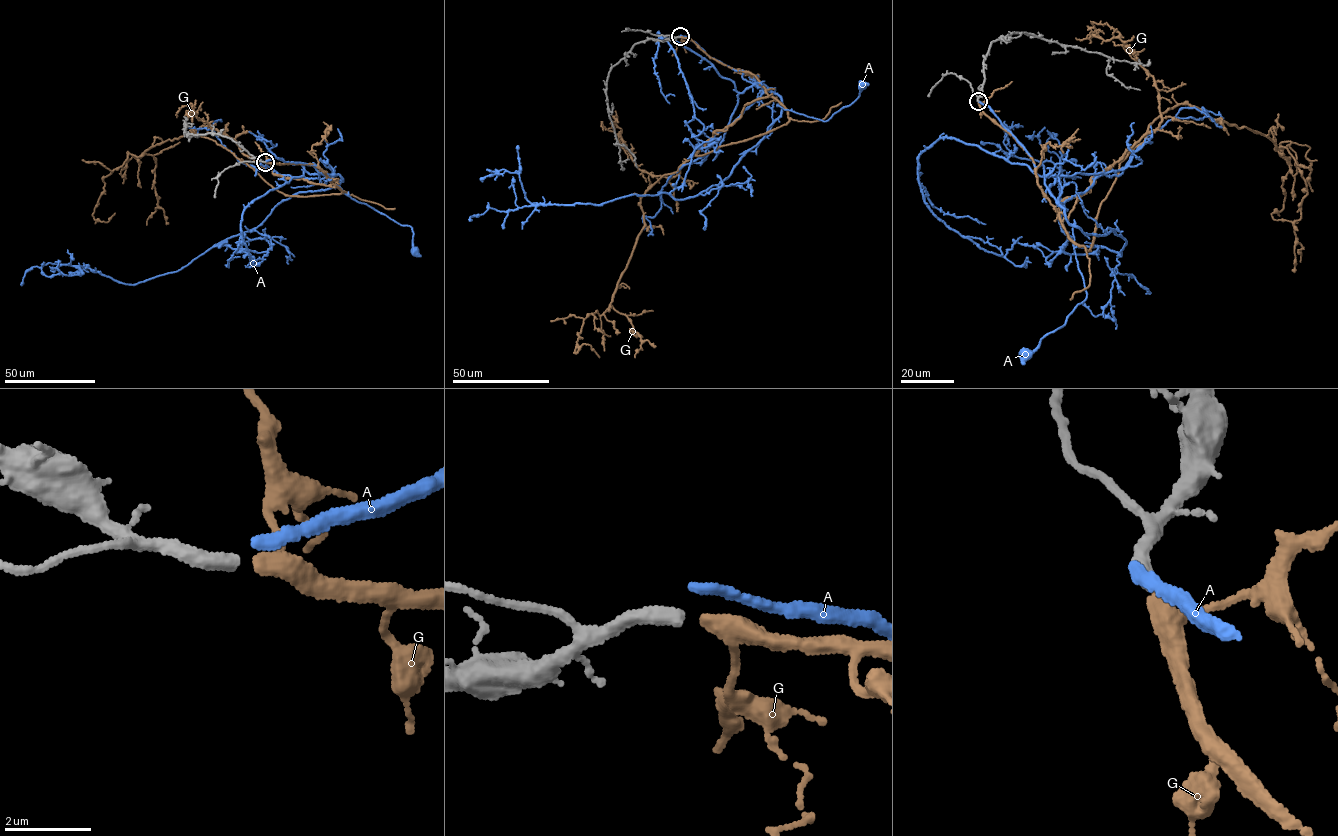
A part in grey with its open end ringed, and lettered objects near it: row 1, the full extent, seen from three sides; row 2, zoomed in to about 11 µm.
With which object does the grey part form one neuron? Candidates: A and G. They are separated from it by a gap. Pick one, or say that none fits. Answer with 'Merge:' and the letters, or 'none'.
Merge: G

